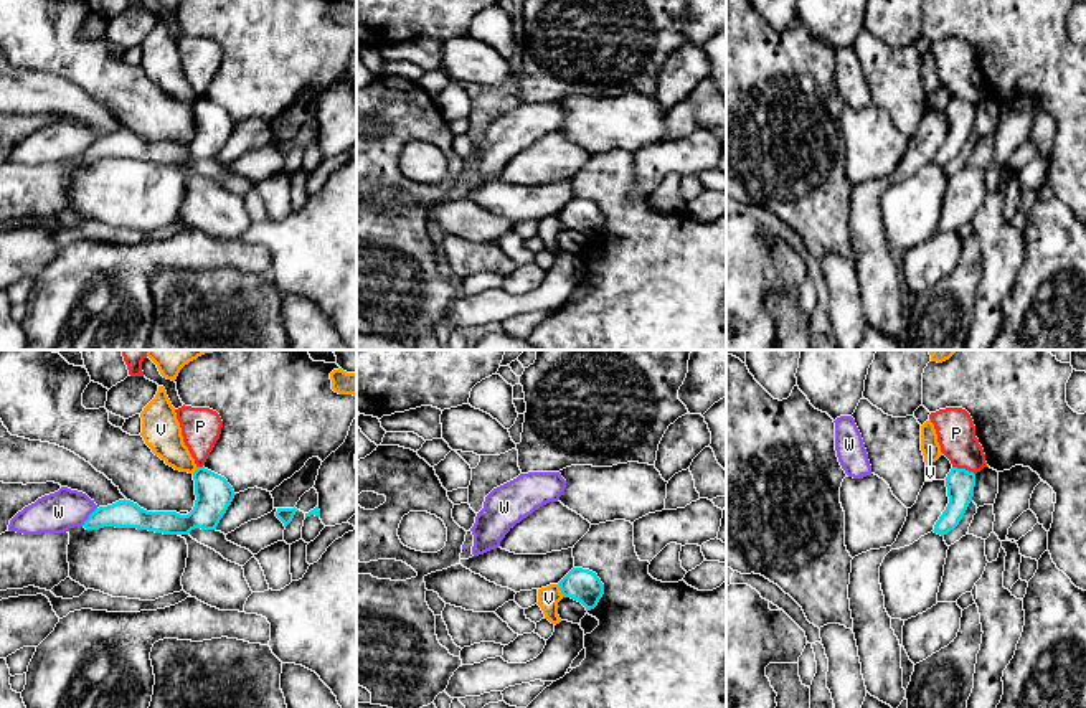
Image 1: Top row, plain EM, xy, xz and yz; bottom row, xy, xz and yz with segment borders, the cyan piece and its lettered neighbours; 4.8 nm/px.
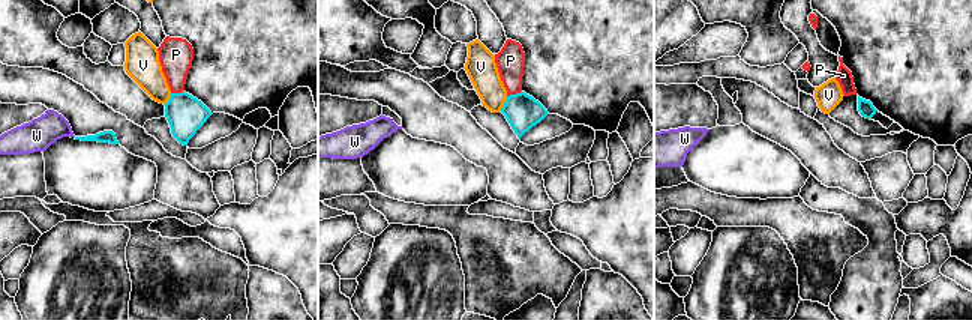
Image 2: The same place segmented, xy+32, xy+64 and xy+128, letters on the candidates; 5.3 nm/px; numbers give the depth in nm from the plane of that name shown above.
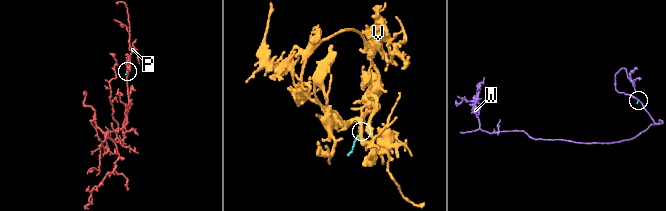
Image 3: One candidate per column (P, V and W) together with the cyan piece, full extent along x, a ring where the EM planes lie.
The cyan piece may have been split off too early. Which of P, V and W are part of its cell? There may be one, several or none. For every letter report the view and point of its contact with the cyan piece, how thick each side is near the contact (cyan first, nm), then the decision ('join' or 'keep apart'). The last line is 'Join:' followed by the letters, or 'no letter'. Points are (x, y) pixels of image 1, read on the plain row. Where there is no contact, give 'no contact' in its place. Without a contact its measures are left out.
P: meets cyan in yz at (964, 99); 140 nm thick on the cyan side, 190 nm on the other; keep apart
V: meets cyan in xz at (560, 220); 160 nm thick on the cyan side, 110 nm on the other; keep apart
W: meets cyan in xy at (89, 147); 140 nm thick on the cyan side, 200 nm on the other; keep apart
Join: no letter

